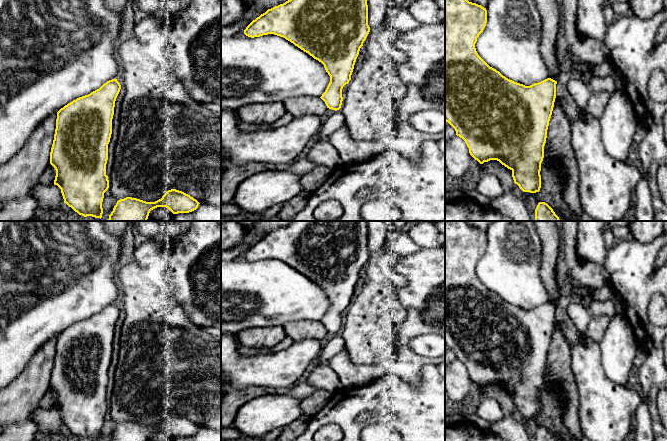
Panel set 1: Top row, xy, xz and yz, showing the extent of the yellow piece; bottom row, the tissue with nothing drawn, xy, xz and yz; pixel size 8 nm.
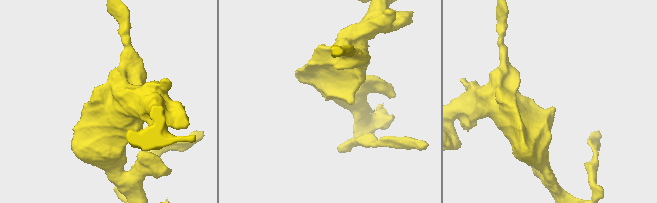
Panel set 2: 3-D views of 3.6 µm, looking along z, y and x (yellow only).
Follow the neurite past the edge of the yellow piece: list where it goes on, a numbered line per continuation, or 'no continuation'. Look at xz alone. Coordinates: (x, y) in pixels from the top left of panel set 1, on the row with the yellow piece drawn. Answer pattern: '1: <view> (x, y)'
no continuation

